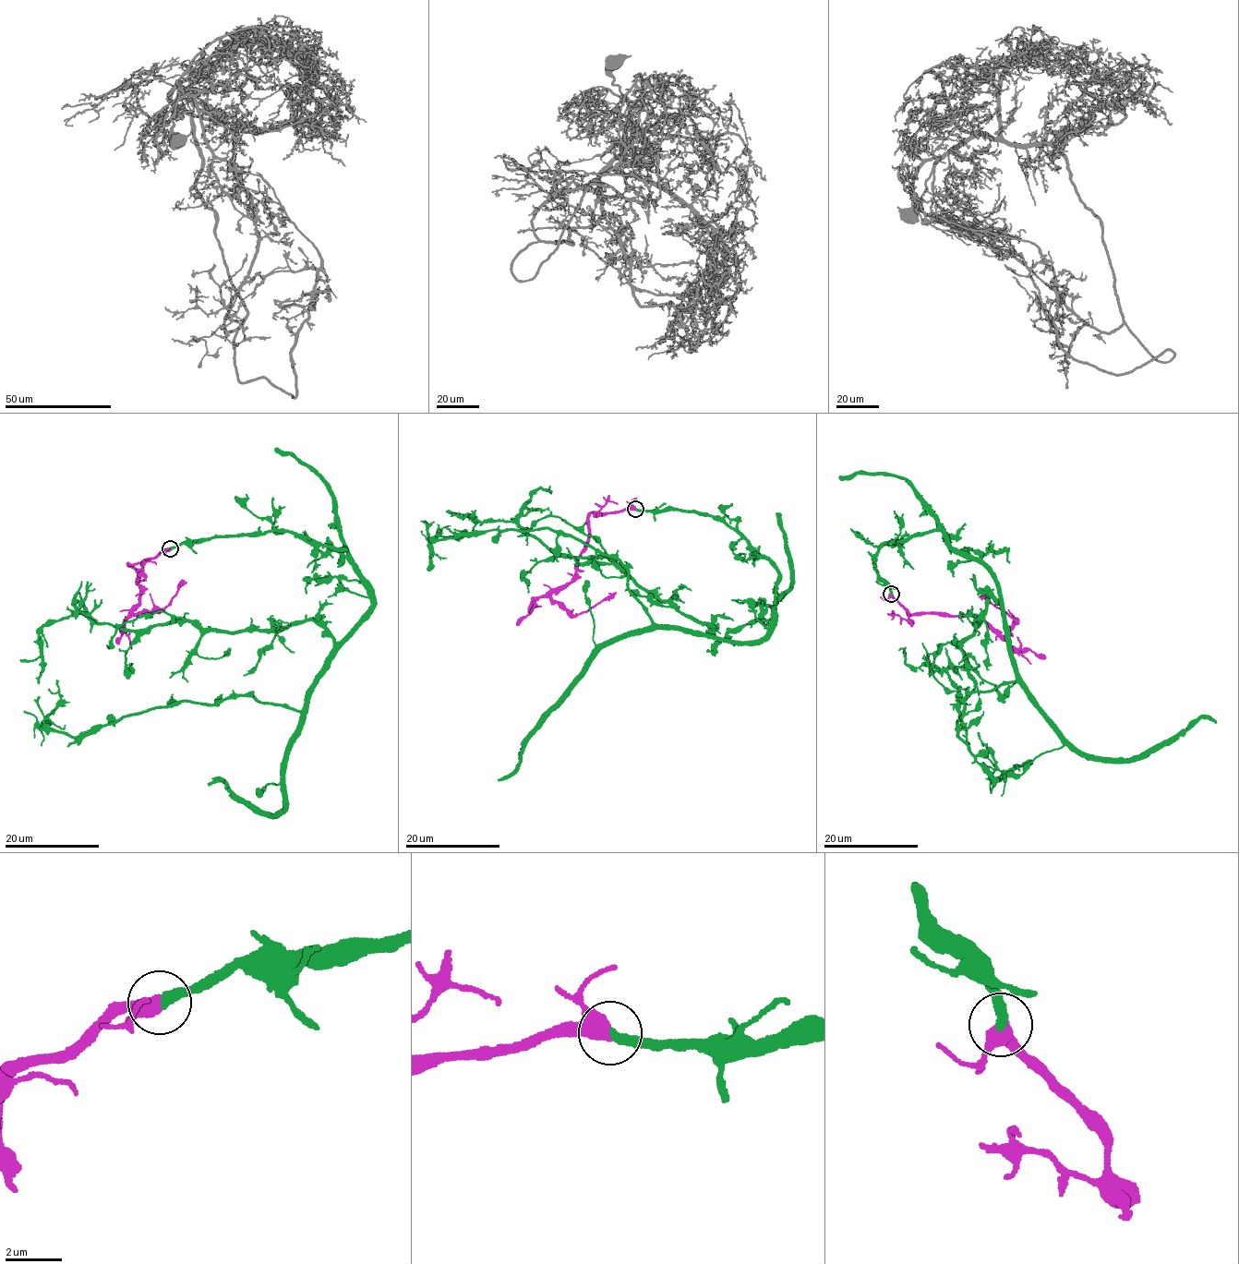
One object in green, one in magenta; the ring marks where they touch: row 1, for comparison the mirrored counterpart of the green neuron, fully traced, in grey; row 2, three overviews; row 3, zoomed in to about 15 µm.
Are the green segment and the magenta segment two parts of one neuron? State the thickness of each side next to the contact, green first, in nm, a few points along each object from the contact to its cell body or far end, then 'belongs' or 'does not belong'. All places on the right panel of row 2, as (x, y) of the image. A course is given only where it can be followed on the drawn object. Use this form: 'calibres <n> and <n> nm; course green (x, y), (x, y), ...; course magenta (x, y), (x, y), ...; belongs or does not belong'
calibres 380 and 440 nm; course green (891, 594), (872, 560), (928, 531), (993, 579), (1015, 680), (967, 696), (957, 723), (998, 779), (977, 732); course magenta (891, 594), (908, 615), (924, 611), (976, 614), (1006, 635), (1015, 622), (1013, 619), (985, 597), (979, 596); belongs

